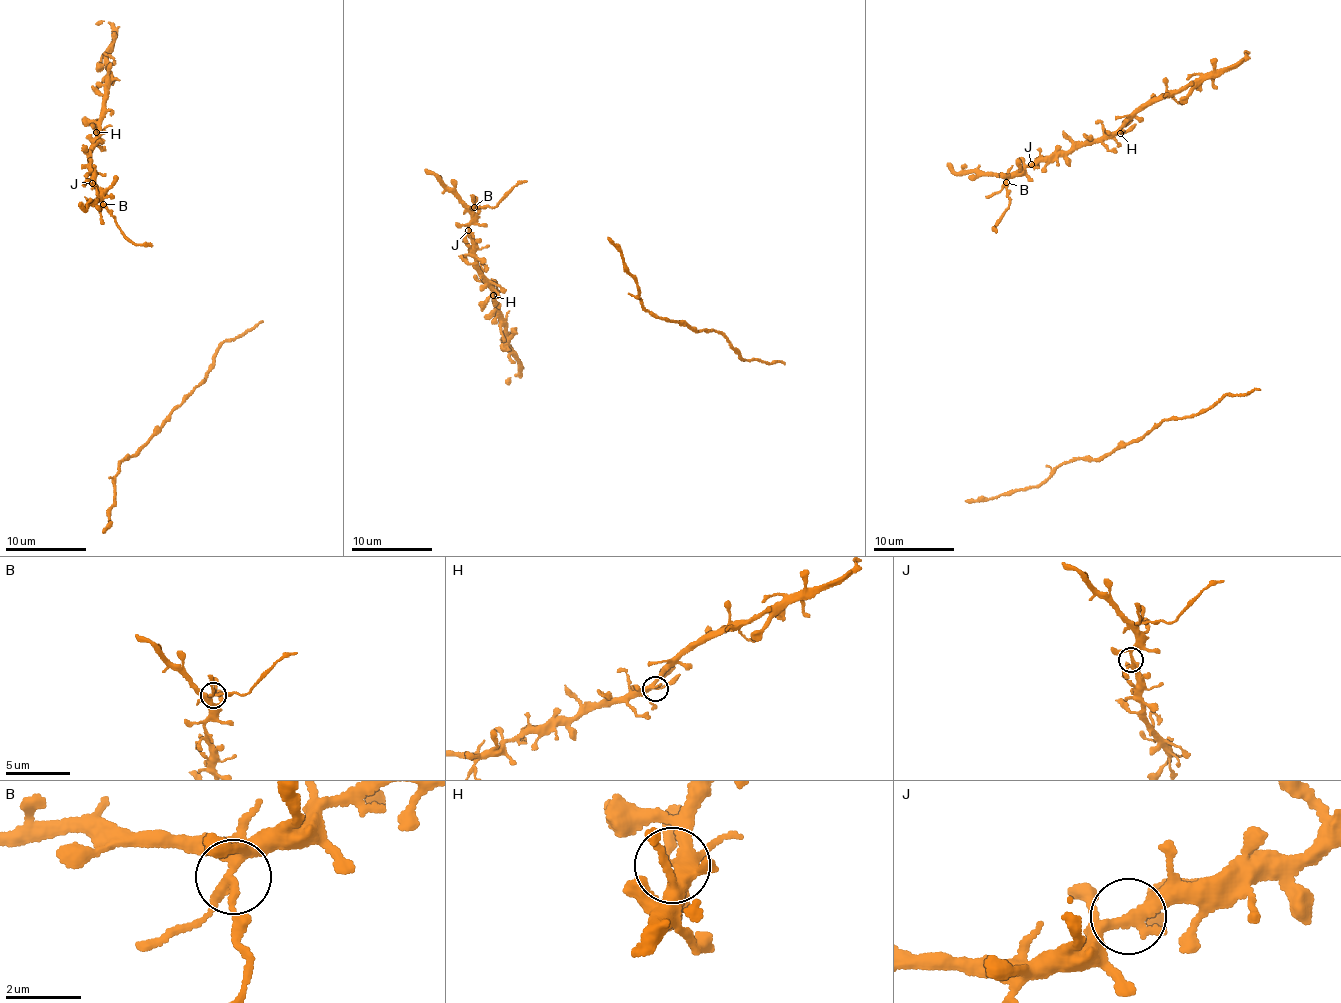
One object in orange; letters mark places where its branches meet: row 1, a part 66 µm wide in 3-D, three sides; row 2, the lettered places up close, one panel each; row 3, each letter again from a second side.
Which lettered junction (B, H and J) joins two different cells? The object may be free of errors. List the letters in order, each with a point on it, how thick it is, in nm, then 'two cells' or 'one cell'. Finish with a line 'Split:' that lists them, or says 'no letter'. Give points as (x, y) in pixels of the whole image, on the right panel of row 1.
B: place (1006, 182); calibre 280 nm; two cells
H: place (1120, 133); calibre 260 nm; one cell
J: place (1031, 164); calibre 240 nm; one cell
Split: B

